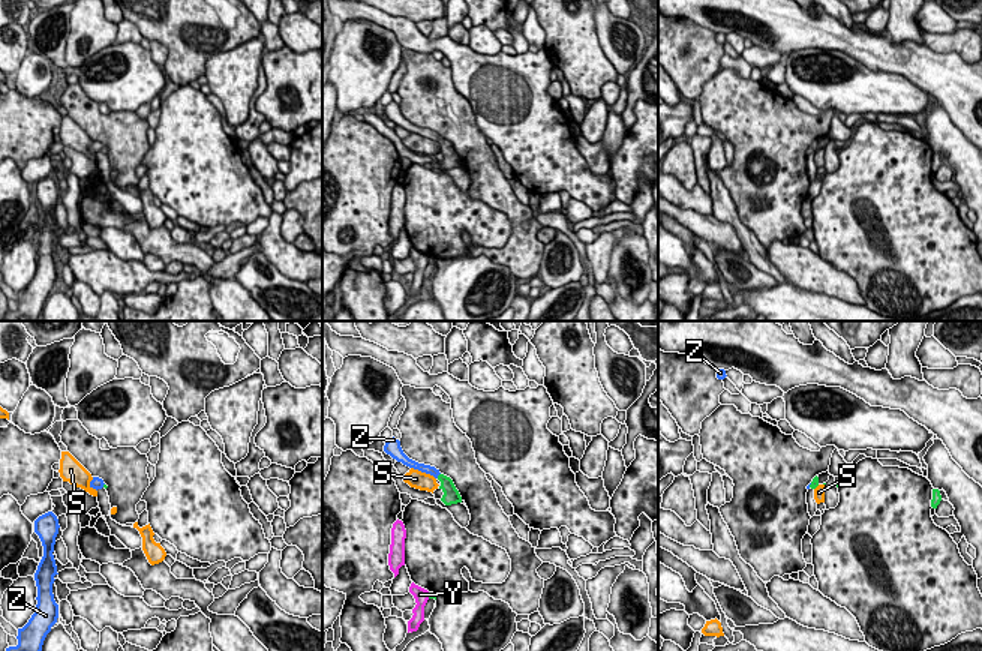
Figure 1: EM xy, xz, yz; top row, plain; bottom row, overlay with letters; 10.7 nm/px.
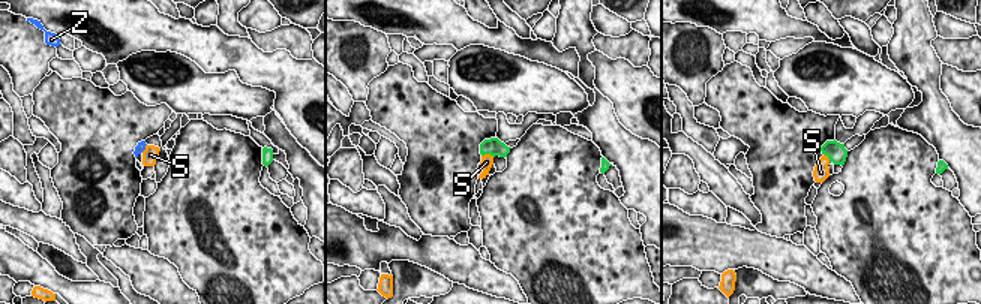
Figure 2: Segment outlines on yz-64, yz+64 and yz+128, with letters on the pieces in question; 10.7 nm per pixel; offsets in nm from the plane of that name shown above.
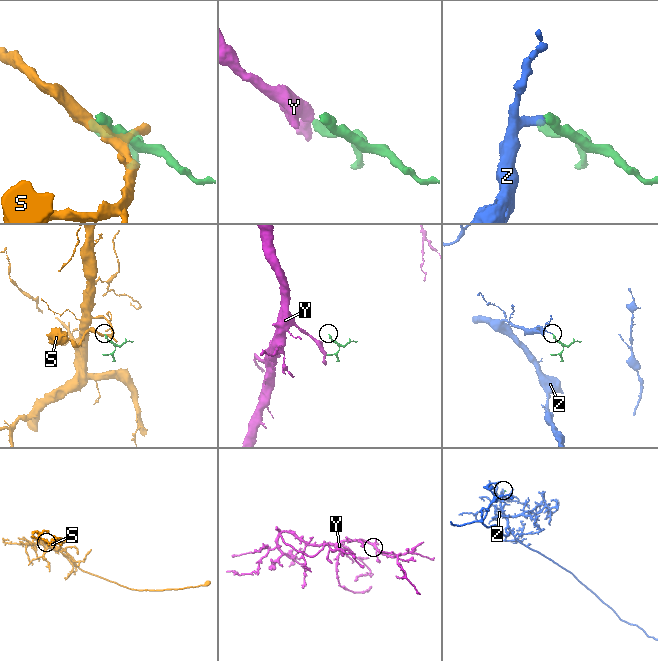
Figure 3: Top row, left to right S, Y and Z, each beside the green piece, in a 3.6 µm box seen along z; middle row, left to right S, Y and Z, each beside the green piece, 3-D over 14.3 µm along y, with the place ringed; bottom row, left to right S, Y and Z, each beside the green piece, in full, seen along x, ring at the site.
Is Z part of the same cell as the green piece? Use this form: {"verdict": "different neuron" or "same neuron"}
{"verdict": "same neuron"}

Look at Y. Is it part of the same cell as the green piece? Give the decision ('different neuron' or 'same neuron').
different neuron

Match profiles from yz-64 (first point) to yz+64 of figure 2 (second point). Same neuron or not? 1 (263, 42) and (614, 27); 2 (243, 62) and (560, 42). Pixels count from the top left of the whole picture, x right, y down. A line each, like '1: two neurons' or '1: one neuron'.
1: two neurons
2: two neurons

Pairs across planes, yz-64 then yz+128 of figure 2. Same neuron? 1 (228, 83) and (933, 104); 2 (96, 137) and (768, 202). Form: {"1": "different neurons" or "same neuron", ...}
{"1": "different neurons", "2": "same neuron"}

